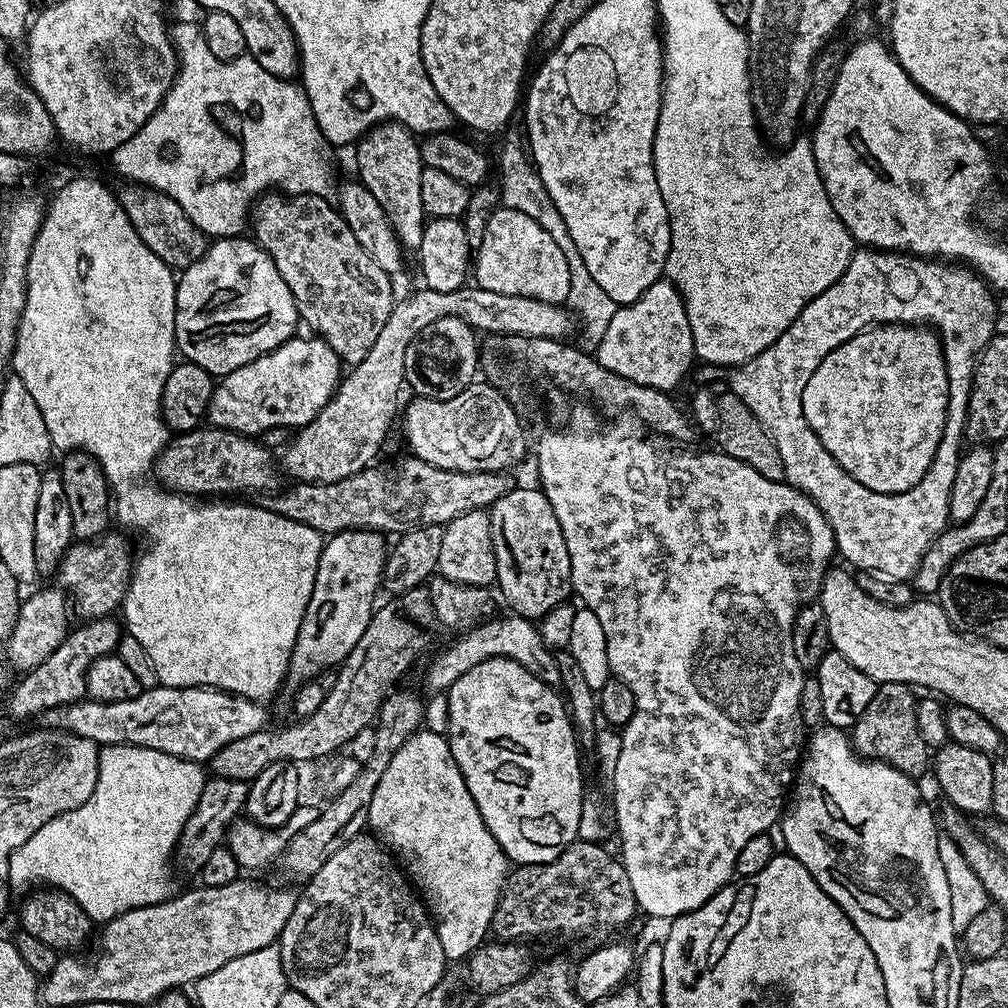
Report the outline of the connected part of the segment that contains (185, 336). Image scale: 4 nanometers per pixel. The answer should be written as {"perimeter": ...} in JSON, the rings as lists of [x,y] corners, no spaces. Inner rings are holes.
{"perimeter":[[[224,234],[219,238],[213,239],[209,243],[206,254],[202,254],[202,258],[198,258],[198,262],[194,262],[189,268],[183,269],[179,273],[176,282],[176,317],[174,318],[174,326],[176,327],[176,346],[181,356],[187,363],[202,366],[202,370],[206,370],[213,376],[219,378],[230,374],[234,370],[238,370],[238,366],[246,366],[250,362],[254,362],[259,356],[265,356],[267,352],[274,351],[278,346],[282,346],[287,340],[291,340],[297,335],[298,317],[296,315],[296,303],[294,302],[294,294],[290,294],[290,286],[286,286],[286,278],[282,278],[282,274],[278,274],[278,266],[274,266],[274,262],[270,258],[270,254],[266,254],[266,250],[262,250],[255,239],[247,238],[240,234]]]}

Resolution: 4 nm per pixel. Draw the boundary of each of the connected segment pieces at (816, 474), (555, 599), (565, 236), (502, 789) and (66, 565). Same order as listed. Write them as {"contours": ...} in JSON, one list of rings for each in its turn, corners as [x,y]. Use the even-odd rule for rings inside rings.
{"contours":[[[[860,246],[853,251],[850,266],[846,266],[846,274],[842,274],[842,278],[838,278],[838,282],[834,282],[830,290],[822,290],[818,298],[811,300],[802,310],[802,314],[798,314],[798,318],[794,318],[794,322],[786,326],[782,338],[778,338],[750,362],[727,373],[727,387],[738,398],[742,398],[746,406],[750,406],[754,418],[762,422],[778,454],[782,454],[784,480],[798,491],[805,492],[818,506],[818,510],[822,510],[836,539],[837,553],[841,557],[844,555],[853,564],[853,569],[889,576],[891,580],[911,581],[918,570],[918,562],[922,562],[922,554],[926,554],[932,541],[949,527],[950,486],[954,486],[954,474],[966,448],[968,399],[976,359],[980,356],[980,351],[988,345],[990,338],[996,335],[995,320],[998,307],[995,298],[997,299],[993,289],[985,284],[984,279],[963,263],[941,262],[936,258]],[[878,324],[931,326],[944,346],[944,361],[948,375],[948,409],[942,438],[938,442],[938,450],[930,470],[926,470],[926,474],[918,483],[905,492],[875,492],[862,486],[862,482],[855,480],[829,454],[826,446],[822,446],[814,430],[804,420],[802,410],[802,390],[806,382],[810,382],[810,374],[814,374],[818,362],[822,362],[822,358],[826,358],[830,350],[842,346],[842,342]]],[[[516,486],[492,504],[490,515],[496,555],[495,583],[500,584],[500,592],[515,615],[539,621],[573,595],[570,550],[566,550],[566,538],[562,538],[562,526],[558,526],[554,506],[550,506],[539,487]]],[[[507,129],[503,133],[503,140],[498,150],[498,166],[502,176],[502,190],[500,196],[501,205],[505,208],[518,210],[522,214],[529,215],[554,239],[562,254],[566,257],[566,264],[570,271],[570,294],[568,295],[567,307],[582,320],[582,340],[581,347],[586,350],[594,350],[600,344],[602,336],[606,334],[606,329],[610,326],[610,321],[620,307],[610,298],[610,294],[591,277],[590,270],[582,261],[582,256],[578,251],[578,246],[574,243],[574,238],[570,235],[570,228],[566,226],[562,214],[558,213],[558,208],[550,198],[549,191],[546,190],[545,183],[541,176],[537,174],[536,167],[531,161],[531,157],[525,148],[526,140],[521,131],[514,132]]],[[[491,657],[488,661],[479,662],[468,673],[462,674],[457,681],[447,688],[448,697],[448,731],[446,739],[454,754],[454,762],[458,762],[458,770],[498,846],[503,850],[513,865],[549,864],[566,850],[580,835],[580,815],[584,809],[586,793],[584,793],[584,772],[580,769],[580,753],[582,748],[577,741],[577,732],[572,725],[572,718],[566,707],[565,697],[555,687],[548,685],[539,677],[526,670],[525,666],[508,657]]],[[[109,530],[95,540],[86,540],[83,542],[74,542],[66,550],[66,554],[60,560],[58,569],[59,587],[70,597],[71,607],[81,617],[81,621],[98,620],[101,616],[112,616],[113,613],[123,605],[124,595],[128,589],[128,580],[132,577],[132,565],[134,563],[134,551],[128,545],[129,537],[121,534],[119,531]]]]}

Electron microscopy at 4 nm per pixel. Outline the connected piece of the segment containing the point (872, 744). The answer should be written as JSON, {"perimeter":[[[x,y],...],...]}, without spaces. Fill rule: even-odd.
{"perimeter":[[[879,685],[870,706],[862,710],[862,718],[850,729],[850,743],[858,755],[866,760],[881,760],[902,774],[920,778],[927,766],[929,769],[930,750],[917,730],[916,702],[915,691],[909,685]]]}

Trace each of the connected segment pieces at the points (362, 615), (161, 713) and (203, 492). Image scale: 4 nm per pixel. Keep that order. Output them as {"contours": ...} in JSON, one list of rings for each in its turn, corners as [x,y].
{"contours":[[[[370,528],[337,532],[335,536],[325,539],[324,549],[318,558],[318,574],[314,574],[314,594],[310,594],[306,614],[302,614],[302,622],[298,626],[298,638],[294,642],[294,650],[288,663],[287,679],[293,680],[293,685],[299,686],[305,682],[315,681],[327,668],[335,669],[343,664],[350,650],[354,650],[358,638],[366,634],[366,626],[370,626],[370,618],[377,603],[376,591],[381,591],[382,588],[386,559],[384,540],[385,537],[381,533]]],[[[159,685],[143,689],[134,698],[121,702],[104,703],[85,698],[62,707],[52,707],[41,713],[40,722],[46,728],[58,728],[64,732],[76,733],[79,737],[90,738],[98,746],[134,745],[202,764],[211,761],[212,756],[227,743],[263,731],[268,722],[264,706],[261,701],[235,696],[232,692],[223,692],[220,689],[172,688]]],[[[201,426],[193,432],[173,435],[154,465],[154,476],[165,489],[193,498],[208,498],[211,492],[260,492],[271,494],[281,487],[282,468],[274,452],[264,448],[259,439],[249,438],[243,432],[231,432],[225,428]]]]}

